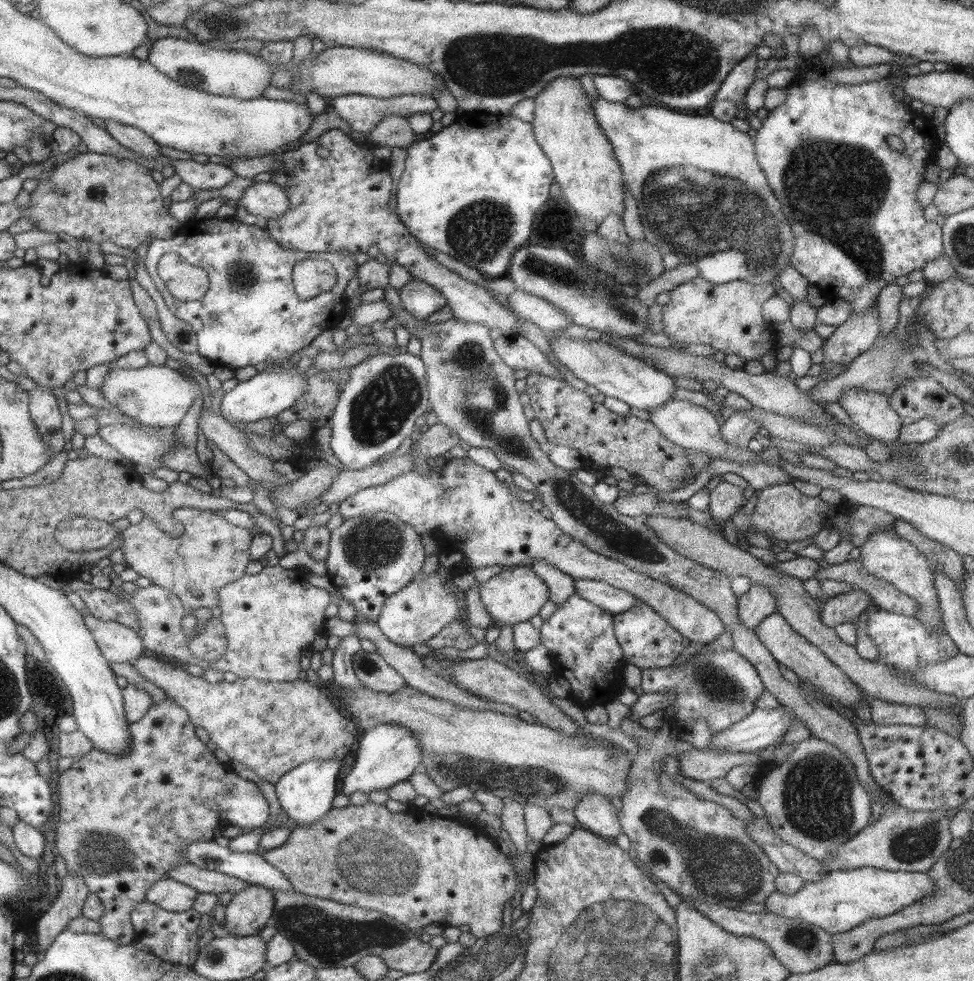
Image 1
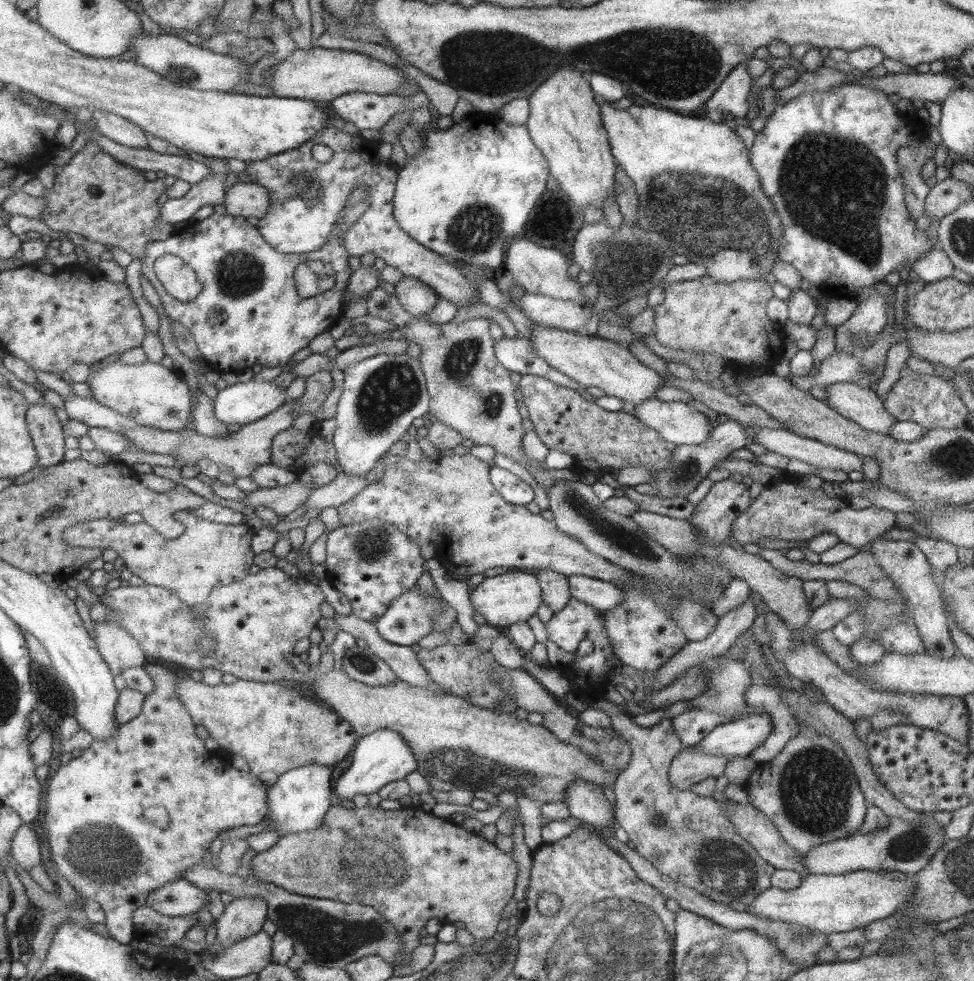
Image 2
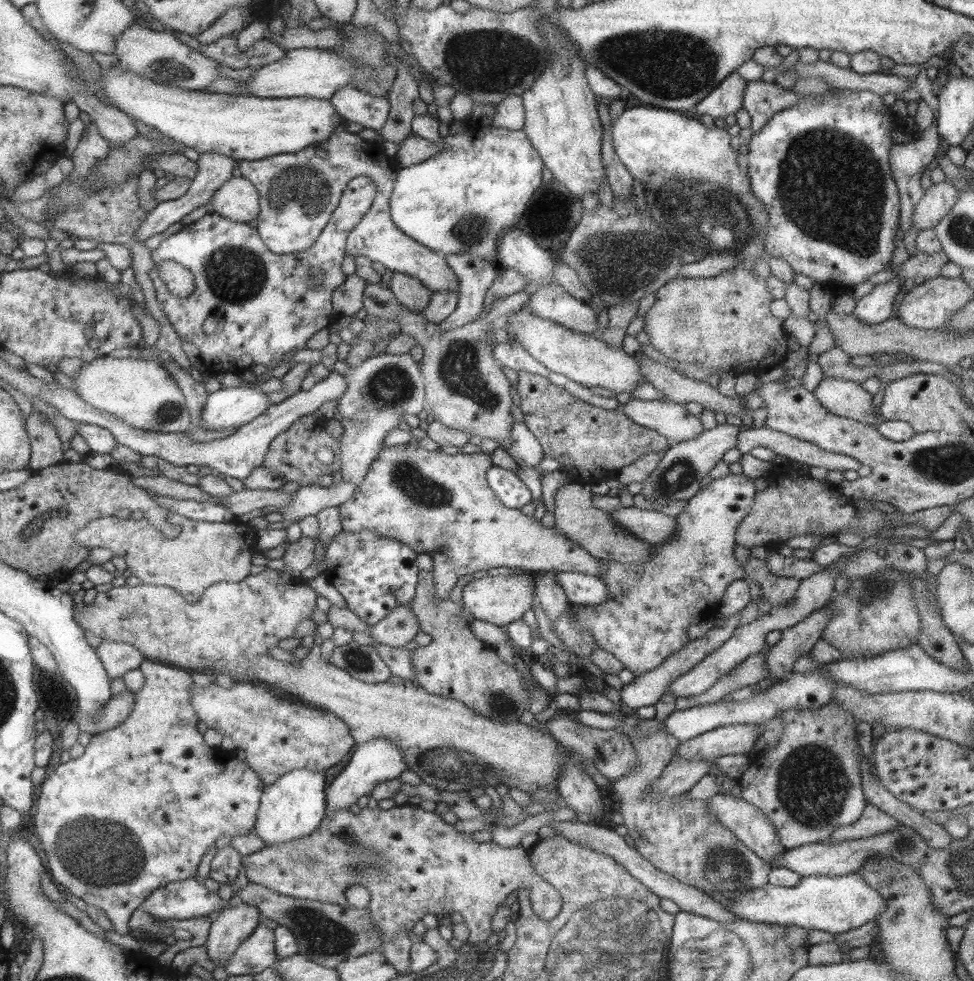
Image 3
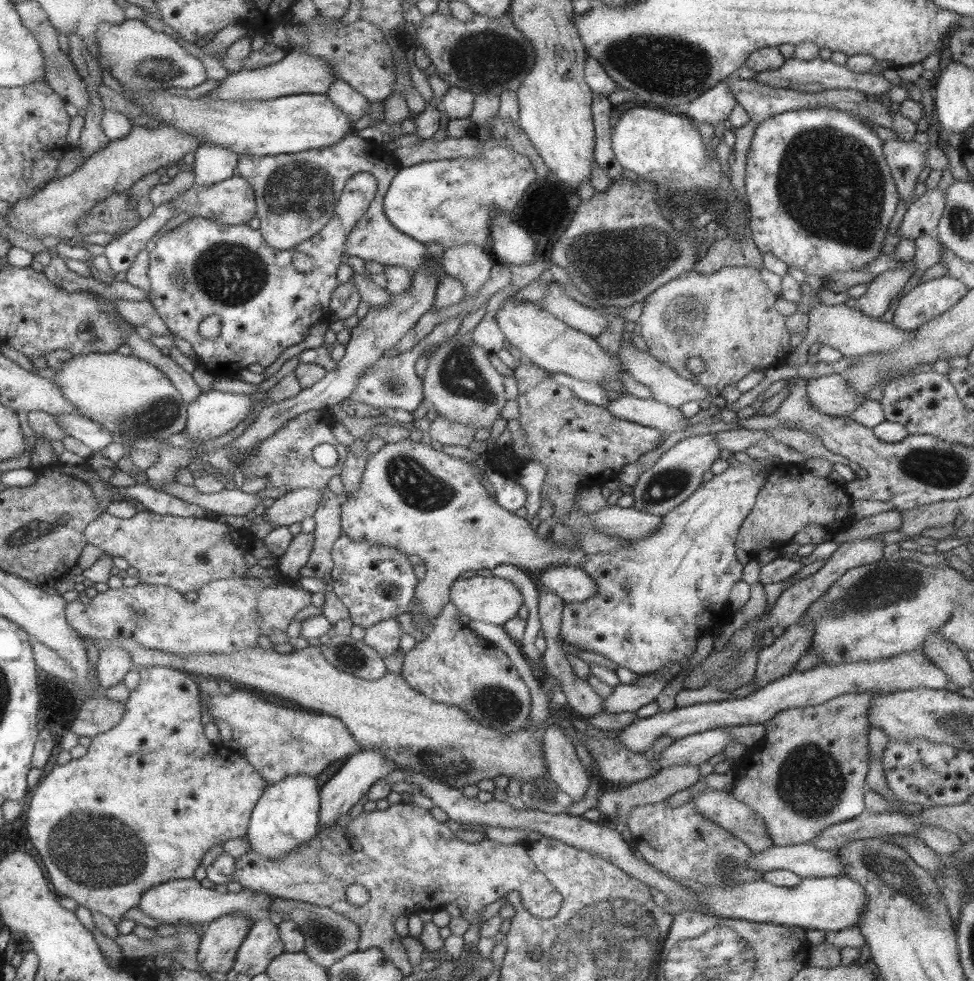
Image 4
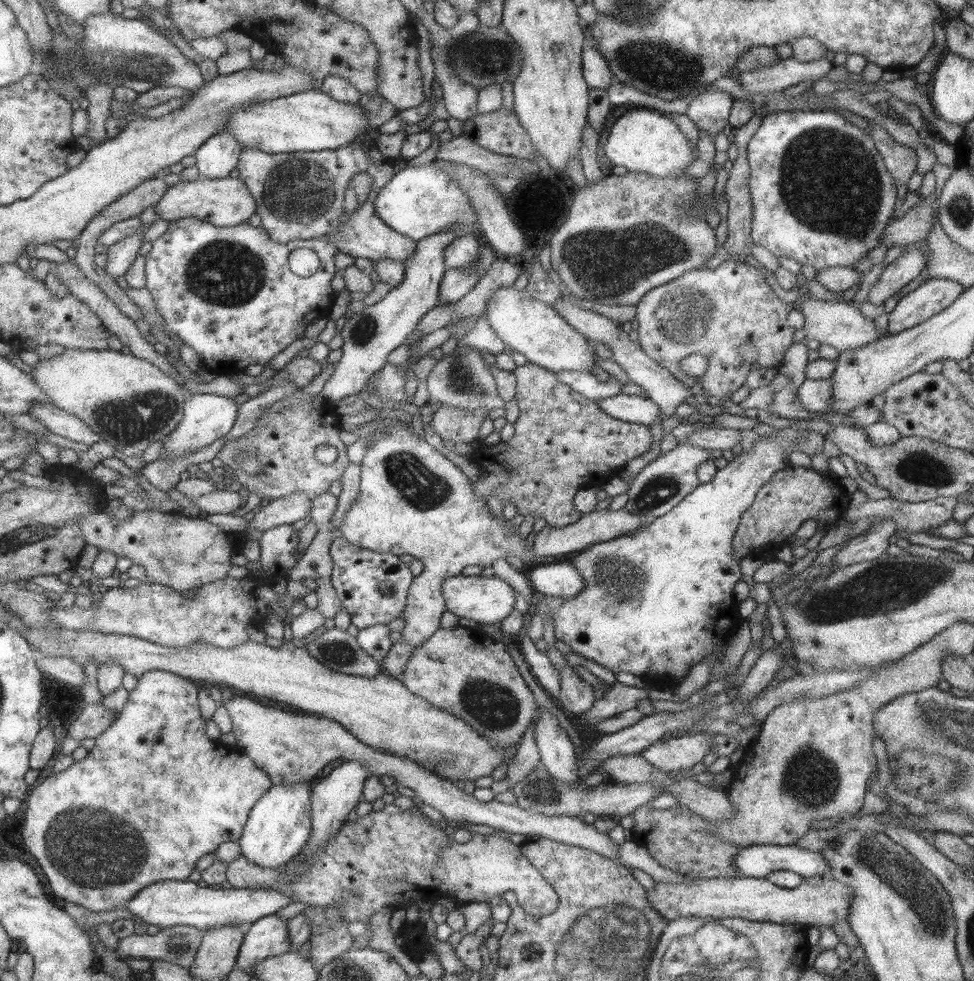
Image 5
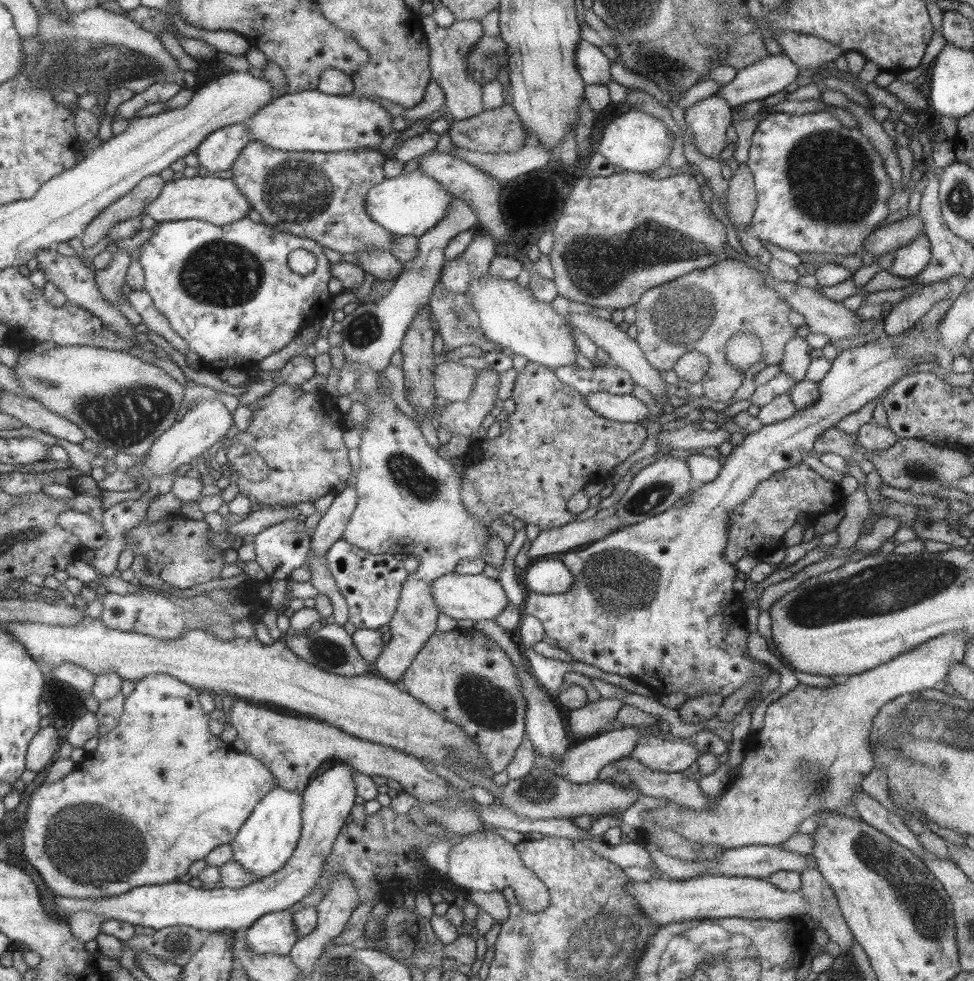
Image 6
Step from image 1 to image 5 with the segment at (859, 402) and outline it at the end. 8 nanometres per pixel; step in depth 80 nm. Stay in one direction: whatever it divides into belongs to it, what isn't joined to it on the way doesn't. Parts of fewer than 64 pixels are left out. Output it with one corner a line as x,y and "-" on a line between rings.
805,378
796,390
796,402
802,409
812,413
825,412
832,403
830,378
811,380

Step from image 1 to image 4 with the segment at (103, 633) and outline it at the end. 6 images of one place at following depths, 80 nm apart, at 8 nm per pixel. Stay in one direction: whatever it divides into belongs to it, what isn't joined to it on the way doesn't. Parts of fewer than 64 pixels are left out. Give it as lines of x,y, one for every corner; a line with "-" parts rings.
110,646
99,652
95,672
99,687
104,690
122,683
125,674
134,669
129,655
118,646

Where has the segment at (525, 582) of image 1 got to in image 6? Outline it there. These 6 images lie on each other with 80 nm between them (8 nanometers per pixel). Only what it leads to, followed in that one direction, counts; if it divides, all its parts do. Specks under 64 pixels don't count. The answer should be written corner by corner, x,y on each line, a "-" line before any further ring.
449,572
449,574
443,574
435,582
429,584
429,593
431,593
431,599
433,599
437,611
455,619
455,621
462,619
469,619
473,622
481,619
493,620
509,604
499,583
497,579
491,580
482,574

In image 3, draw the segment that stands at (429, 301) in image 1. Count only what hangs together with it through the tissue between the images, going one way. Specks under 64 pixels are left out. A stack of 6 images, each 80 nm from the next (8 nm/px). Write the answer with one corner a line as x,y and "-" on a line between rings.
392,271
387,287
403,306
415,313
420,312
432,295
432,290
423,285
418,278
402,272

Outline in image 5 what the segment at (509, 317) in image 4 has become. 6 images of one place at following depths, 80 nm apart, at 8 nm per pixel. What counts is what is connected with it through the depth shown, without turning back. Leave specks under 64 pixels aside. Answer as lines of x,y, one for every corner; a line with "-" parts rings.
513,285
497,287
484,300
484,317
493,333
501,339
507,351
523,354
526,360
556,373
560,370
587,371
593,363
592,354
585,336
577,333
552,306
516,290

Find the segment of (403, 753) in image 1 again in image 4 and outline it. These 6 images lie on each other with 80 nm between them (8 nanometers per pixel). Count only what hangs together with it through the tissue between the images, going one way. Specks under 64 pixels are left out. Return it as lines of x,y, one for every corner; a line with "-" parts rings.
358,750
355,754
345,760
340,769
331,776
323,786
320,787
320,805
319,805
319,826
333,826
337,819
347,815
354,804
359,802
363,794
367,794
370,784
377,779
383,779
389,772
395,770
395,764
392,760
384,757
378,750

